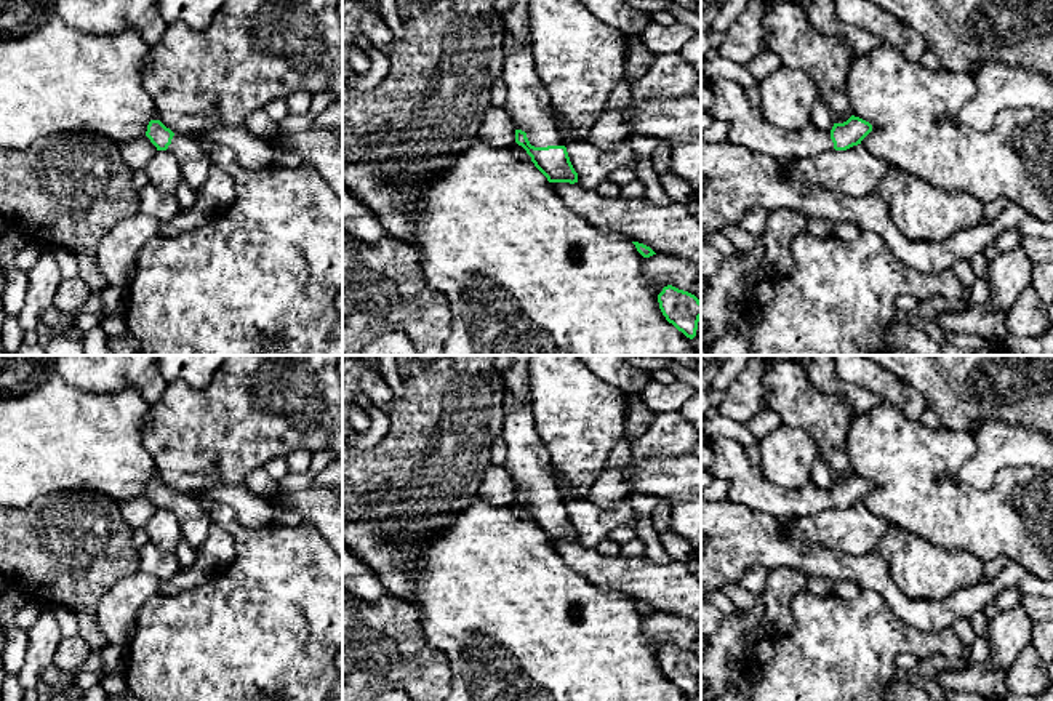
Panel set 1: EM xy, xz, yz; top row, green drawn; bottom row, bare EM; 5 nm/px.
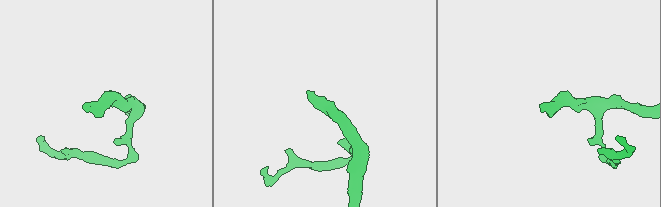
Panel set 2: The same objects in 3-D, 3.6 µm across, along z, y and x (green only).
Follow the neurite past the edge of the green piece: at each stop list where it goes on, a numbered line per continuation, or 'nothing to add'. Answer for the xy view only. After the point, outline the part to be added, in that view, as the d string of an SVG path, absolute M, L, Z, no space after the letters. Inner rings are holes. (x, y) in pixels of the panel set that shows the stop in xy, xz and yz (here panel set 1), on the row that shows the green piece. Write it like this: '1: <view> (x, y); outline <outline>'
1: xy (194, 162); outline M174 134L166 149L179 163L184 182L195 192L208 178L211 168L210 154L190 136Z

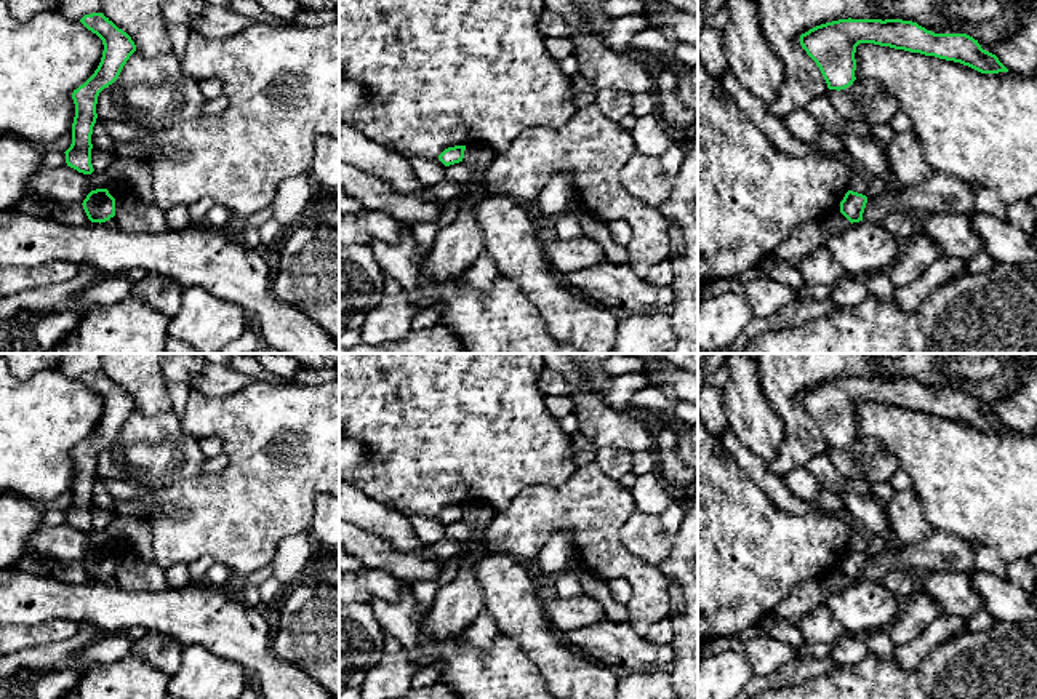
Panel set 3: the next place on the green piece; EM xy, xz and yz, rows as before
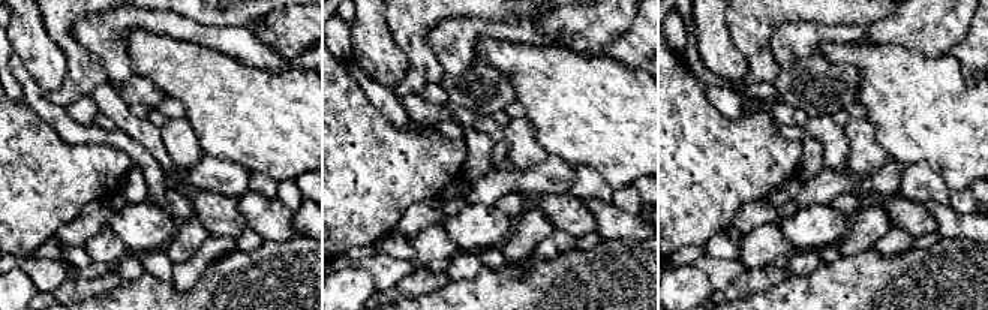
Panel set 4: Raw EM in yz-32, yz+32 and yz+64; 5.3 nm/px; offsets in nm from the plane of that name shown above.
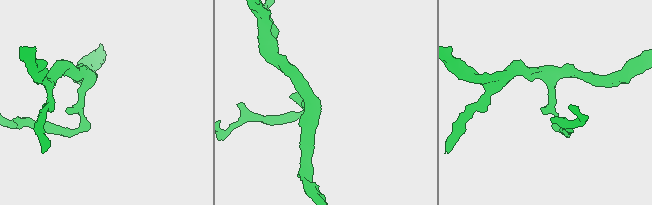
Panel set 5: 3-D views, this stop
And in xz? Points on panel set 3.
nothing to add

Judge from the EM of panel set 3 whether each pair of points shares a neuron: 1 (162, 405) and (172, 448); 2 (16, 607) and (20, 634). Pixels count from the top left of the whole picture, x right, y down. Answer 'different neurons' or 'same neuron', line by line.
1: different neurons
2: different neurons

